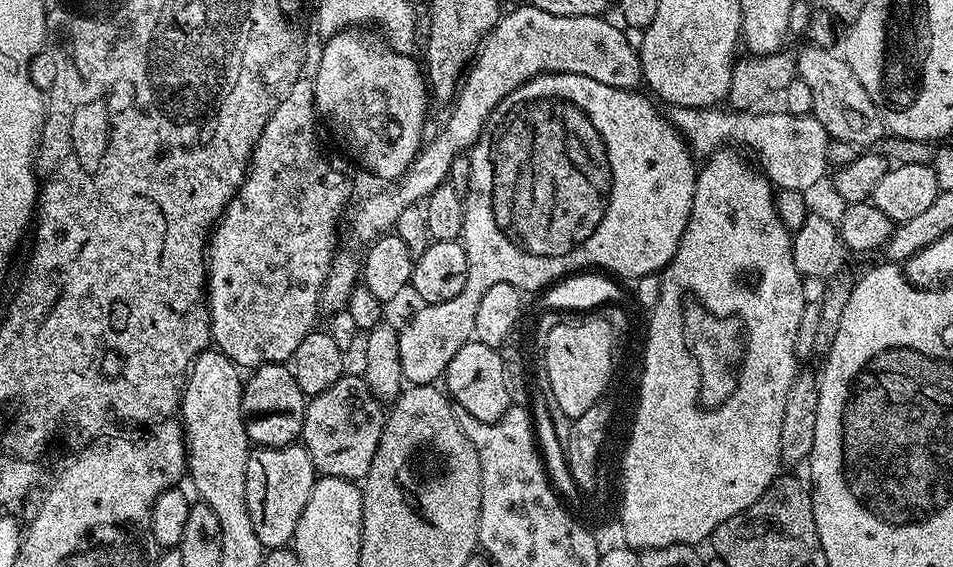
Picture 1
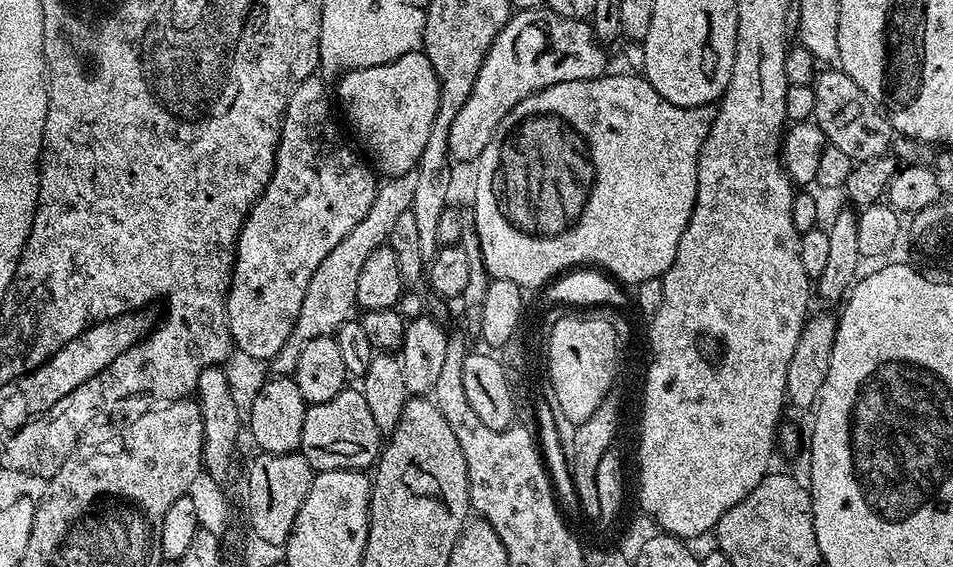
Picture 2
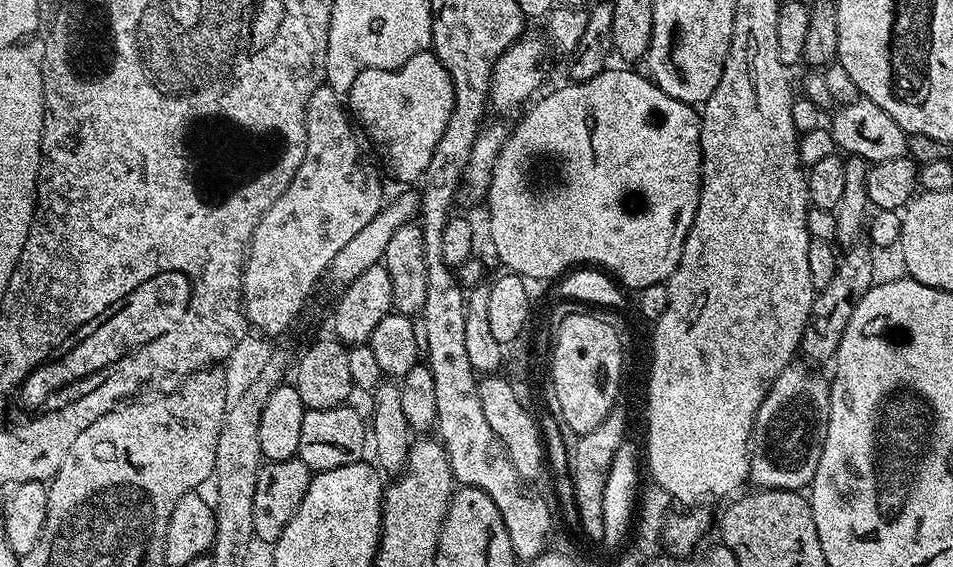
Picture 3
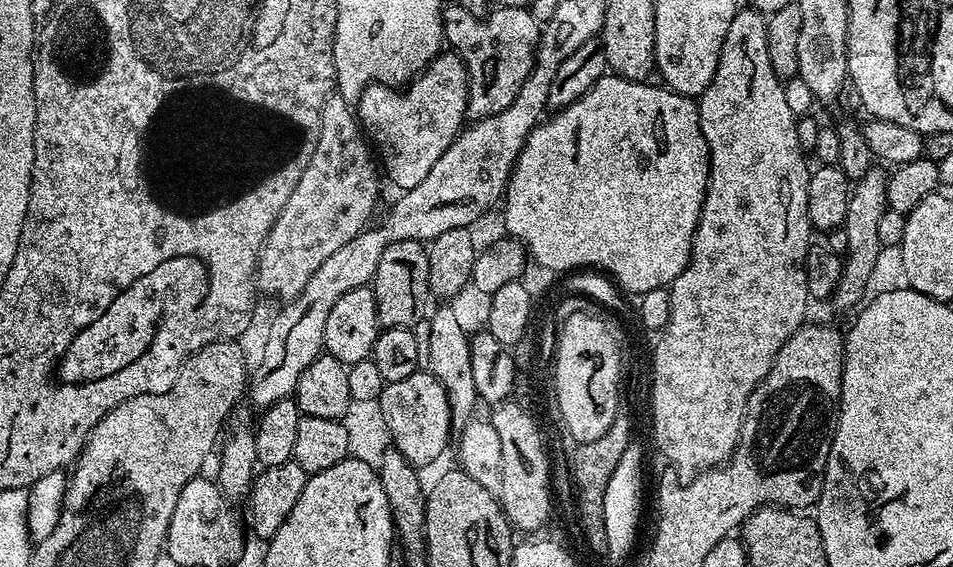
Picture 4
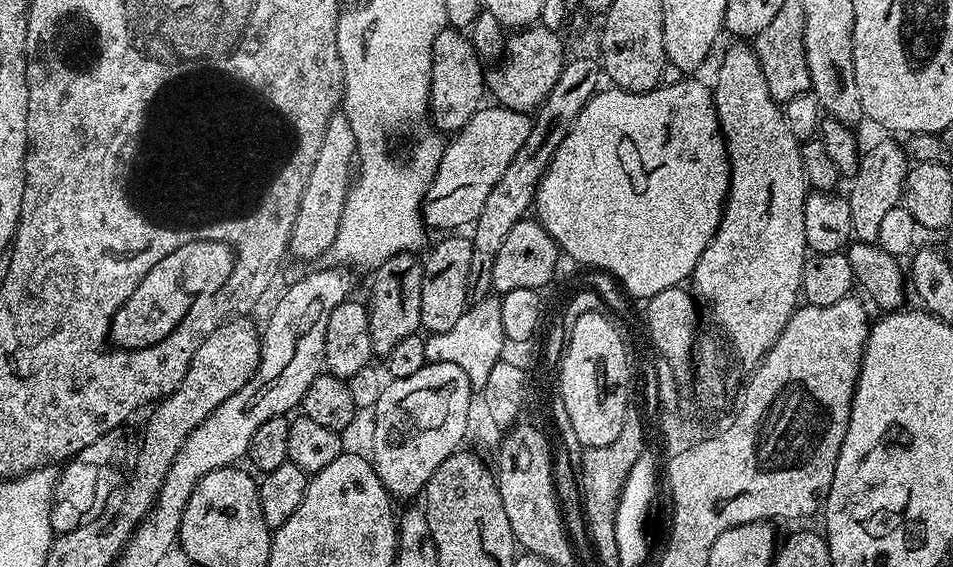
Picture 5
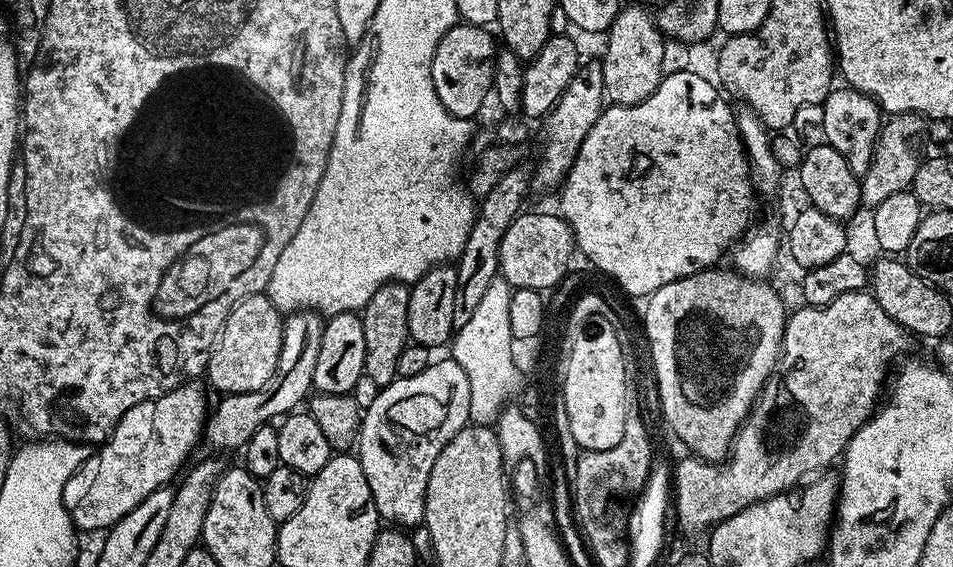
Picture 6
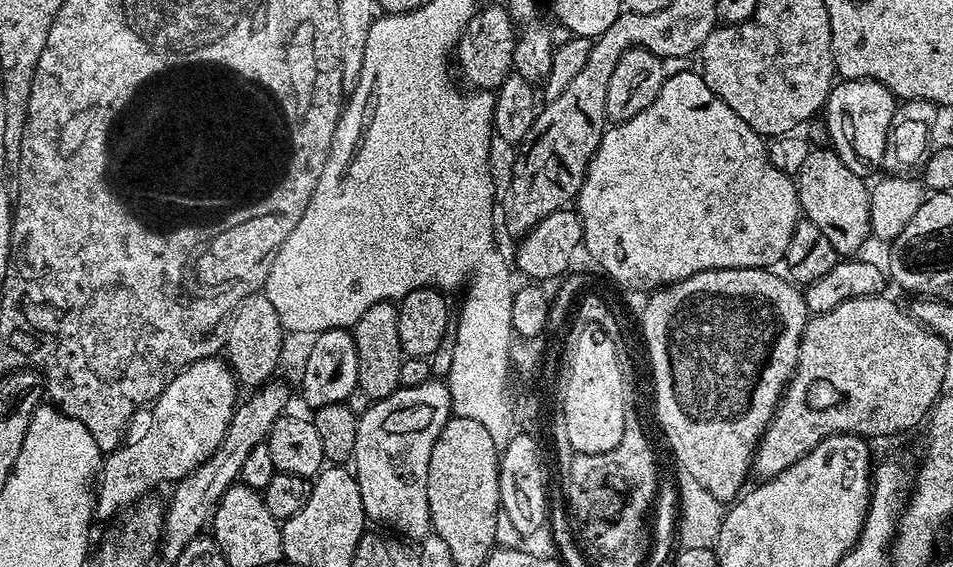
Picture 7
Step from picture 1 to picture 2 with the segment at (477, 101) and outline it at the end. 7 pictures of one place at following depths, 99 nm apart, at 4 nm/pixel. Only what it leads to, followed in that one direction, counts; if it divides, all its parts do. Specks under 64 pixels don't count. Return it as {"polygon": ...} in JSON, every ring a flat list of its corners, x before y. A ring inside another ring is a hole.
{"polygon":[[547,6,513,11,498,38,494,38,486,58,482,58,478,78,474,78,474,90,470,90,470,98,462,102,462,110,458,110,450,126,449,157,468,165,479,160,502,118,518,102,530,98,530,94,558,82,593,80,605,75,608,56,604,50,605,45,596,39,587,19,559,16]]}

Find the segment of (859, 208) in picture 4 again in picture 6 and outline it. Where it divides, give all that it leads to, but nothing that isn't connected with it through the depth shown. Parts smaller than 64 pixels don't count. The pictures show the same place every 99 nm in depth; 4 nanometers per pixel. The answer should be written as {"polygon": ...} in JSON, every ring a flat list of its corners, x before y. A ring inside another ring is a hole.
{"polygon":[[907,112,902,116,889,115,880,125,880,133,874,146,874,154,866,174,860,177,861,205,874,209,890,194,907,192,914,182,914,174,918,174,918,166,922,159,920,153,920,131,926,125,925,117]]}

